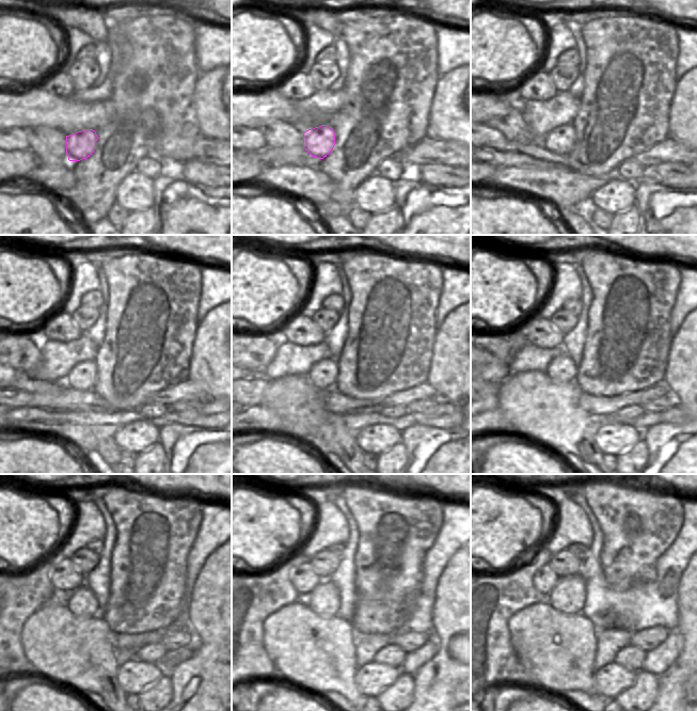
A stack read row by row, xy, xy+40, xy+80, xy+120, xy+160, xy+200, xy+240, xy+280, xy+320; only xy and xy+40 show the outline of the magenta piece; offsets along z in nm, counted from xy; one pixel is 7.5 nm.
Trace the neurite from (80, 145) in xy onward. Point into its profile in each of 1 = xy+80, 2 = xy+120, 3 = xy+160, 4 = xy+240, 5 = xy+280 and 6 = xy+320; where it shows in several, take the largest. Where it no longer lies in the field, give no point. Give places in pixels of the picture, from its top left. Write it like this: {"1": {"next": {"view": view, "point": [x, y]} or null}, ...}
{"1": {"next": {"view": "xy+80", "point": [560, 141]}}, "2": {"next": {"view": "xy+120", "point": [82, 378]}}, "3": {"next": {"view": "xy+160", "point": [322, 375]}}, "4": {"next": {"view": "xy+240", "point": [82, 603]}}, "5": {"next": {"view": "xy+280", "point": [323, 600]}}, "6": {"next": {"view": "xy+320", "point": [568, 596]}}}

